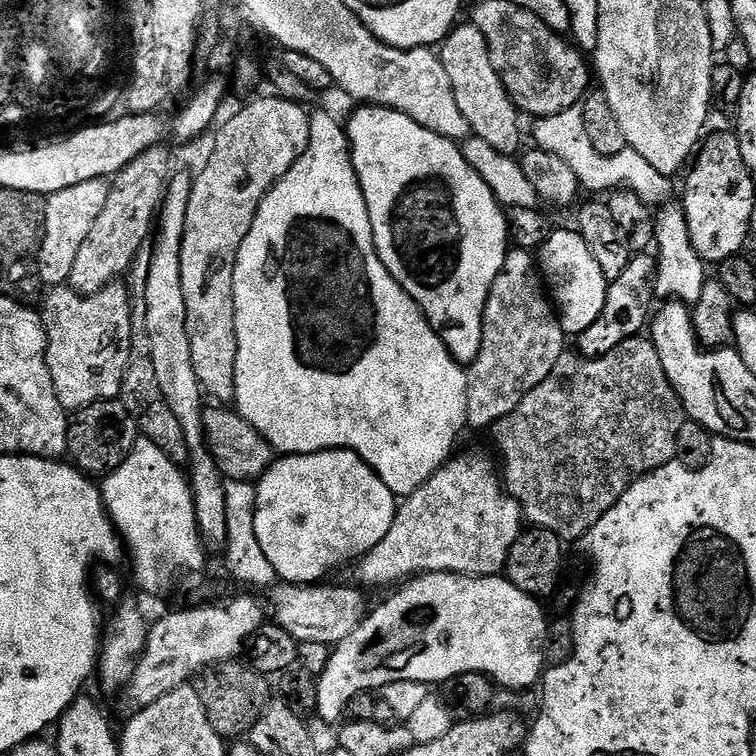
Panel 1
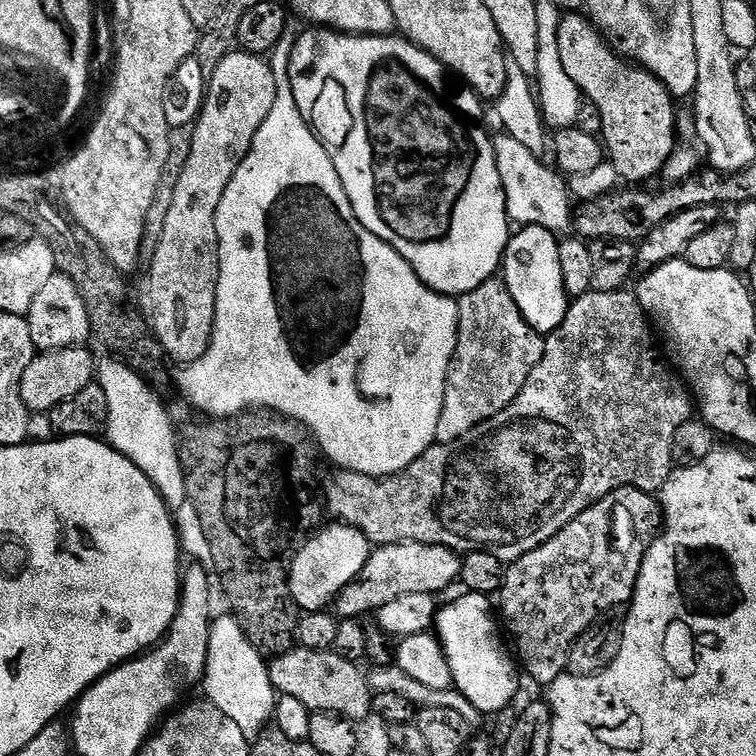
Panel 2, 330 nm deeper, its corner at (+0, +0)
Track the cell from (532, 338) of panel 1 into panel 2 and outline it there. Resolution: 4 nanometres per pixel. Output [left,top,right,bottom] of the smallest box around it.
[436,278,545,444]

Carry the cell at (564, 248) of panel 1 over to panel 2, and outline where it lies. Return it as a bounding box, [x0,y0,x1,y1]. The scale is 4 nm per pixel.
[502,226,570,332]

